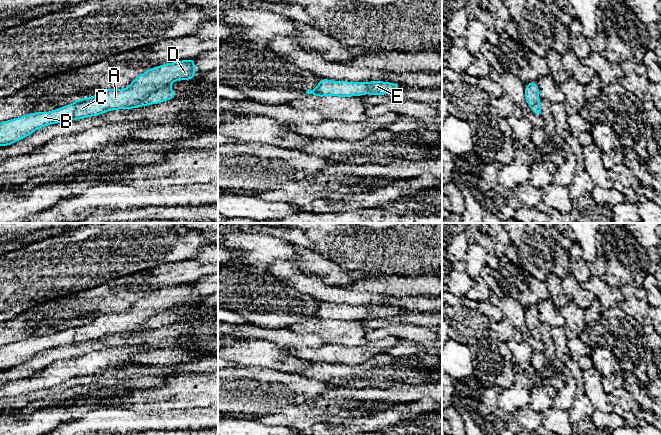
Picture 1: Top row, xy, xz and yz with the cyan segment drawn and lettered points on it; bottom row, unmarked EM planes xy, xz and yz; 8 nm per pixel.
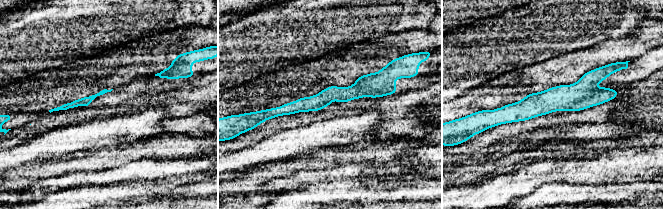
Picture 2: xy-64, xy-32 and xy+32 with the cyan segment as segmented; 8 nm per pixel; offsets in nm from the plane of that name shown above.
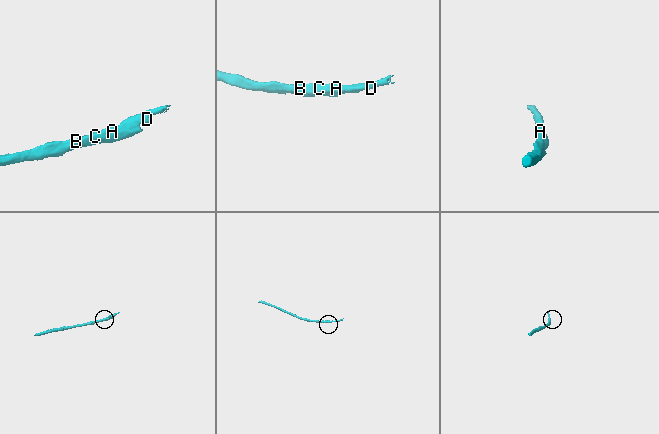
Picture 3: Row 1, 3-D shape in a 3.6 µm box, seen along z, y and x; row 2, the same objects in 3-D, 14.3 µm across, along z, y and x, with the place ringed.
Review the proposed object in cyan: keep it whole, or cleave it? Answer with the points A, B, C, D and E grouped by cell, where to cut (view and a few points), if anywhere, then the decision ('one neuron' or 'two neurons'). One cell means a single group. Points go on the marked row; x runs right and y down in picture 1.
A B C D E | no cut | one neuron

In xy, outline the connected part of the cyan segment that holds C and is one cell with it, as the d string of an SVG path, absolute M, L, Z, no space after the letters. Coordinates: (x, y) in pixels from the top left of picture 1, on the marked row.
M181 60L153 67L138 75L124 89L107 89L89 98L48 112L34 112L0 123L0 146L8 146L37 129L61 122L96 117L108 111L134 109L174 99L171 83L195 78L195 60Z

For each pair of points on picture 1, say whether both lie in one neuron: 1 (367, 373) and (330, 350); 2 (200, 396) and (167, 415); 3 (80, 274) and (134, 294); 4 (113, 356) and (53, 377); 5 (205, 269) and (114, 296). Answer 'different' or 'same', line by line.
1: different
2: different
3: different
4: same
5: same

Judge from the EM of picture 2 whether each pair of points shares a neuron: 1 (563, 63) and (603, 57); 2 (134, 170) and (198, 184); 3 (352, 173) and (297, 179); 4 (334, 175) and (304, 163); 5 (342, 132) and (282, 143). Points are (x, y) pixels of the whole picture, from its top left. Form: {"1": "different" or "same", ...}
{"1": "same", "2": "different", "3": "same", "4": "different", "5": "same"}

